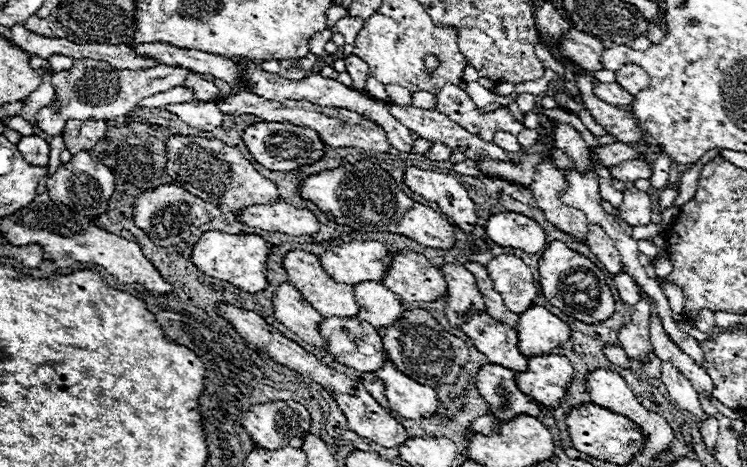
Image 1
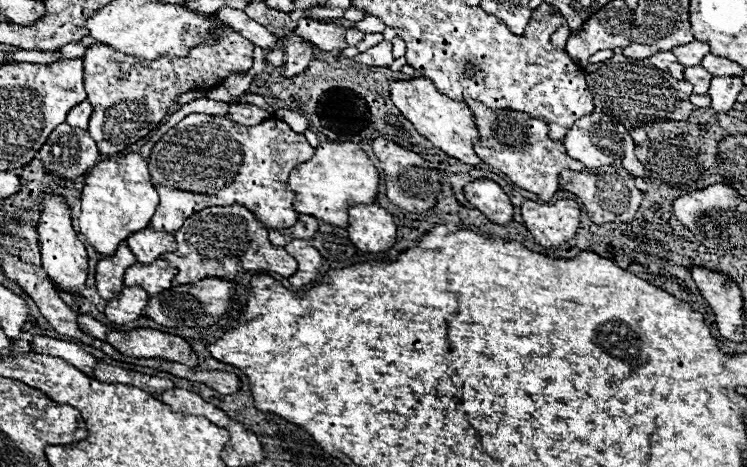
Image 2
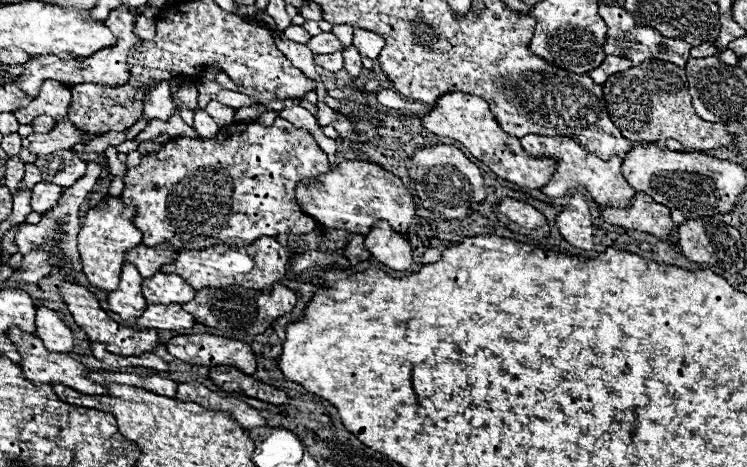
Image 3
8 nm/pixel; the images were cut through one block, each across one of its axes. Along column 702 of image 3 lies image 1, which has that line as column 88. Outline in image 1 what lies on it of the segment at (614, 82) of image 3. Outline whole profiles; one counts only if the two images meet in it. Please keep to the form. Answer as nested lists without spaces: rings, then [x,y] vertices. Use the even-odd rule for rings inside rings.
[[[70,120],[62,130],[64,146],[74,154],[84,150],[92,150],[96,142],[104,136],[106,122],[104,120]]]

